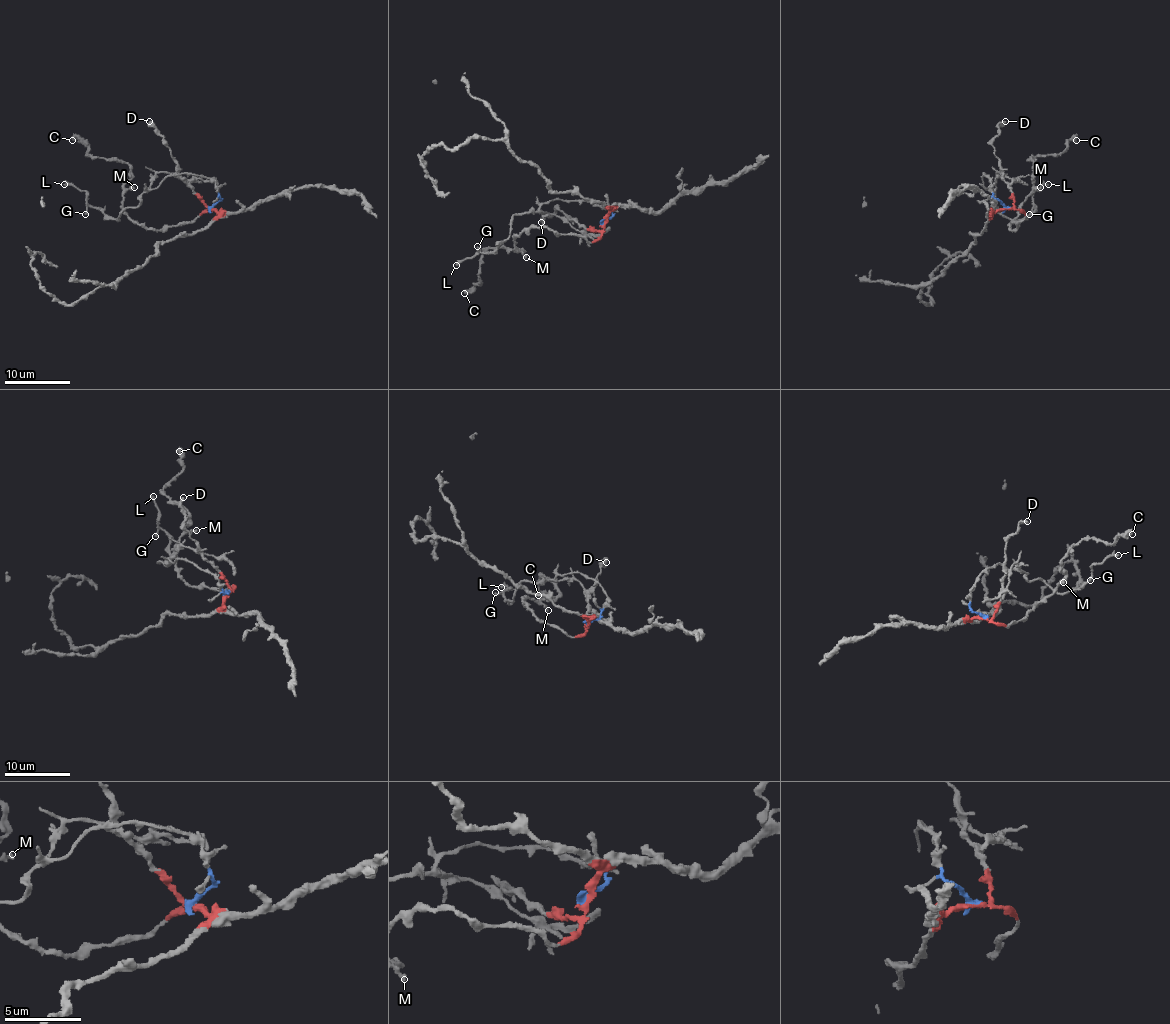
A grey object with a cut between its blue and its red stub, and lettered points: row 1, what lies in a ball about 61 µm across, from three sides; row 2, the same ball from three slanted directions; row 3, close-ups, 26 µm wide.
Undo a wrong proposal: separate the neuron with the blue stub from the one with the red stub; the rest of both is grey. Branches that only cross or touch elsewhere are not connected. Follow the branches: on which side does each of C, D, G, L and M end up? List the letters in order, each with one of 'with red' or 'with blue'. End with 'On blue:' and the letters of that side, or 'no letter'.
C: with red
D: with red
G: with blue
L: with blue
M: with red
On blue: G, L

